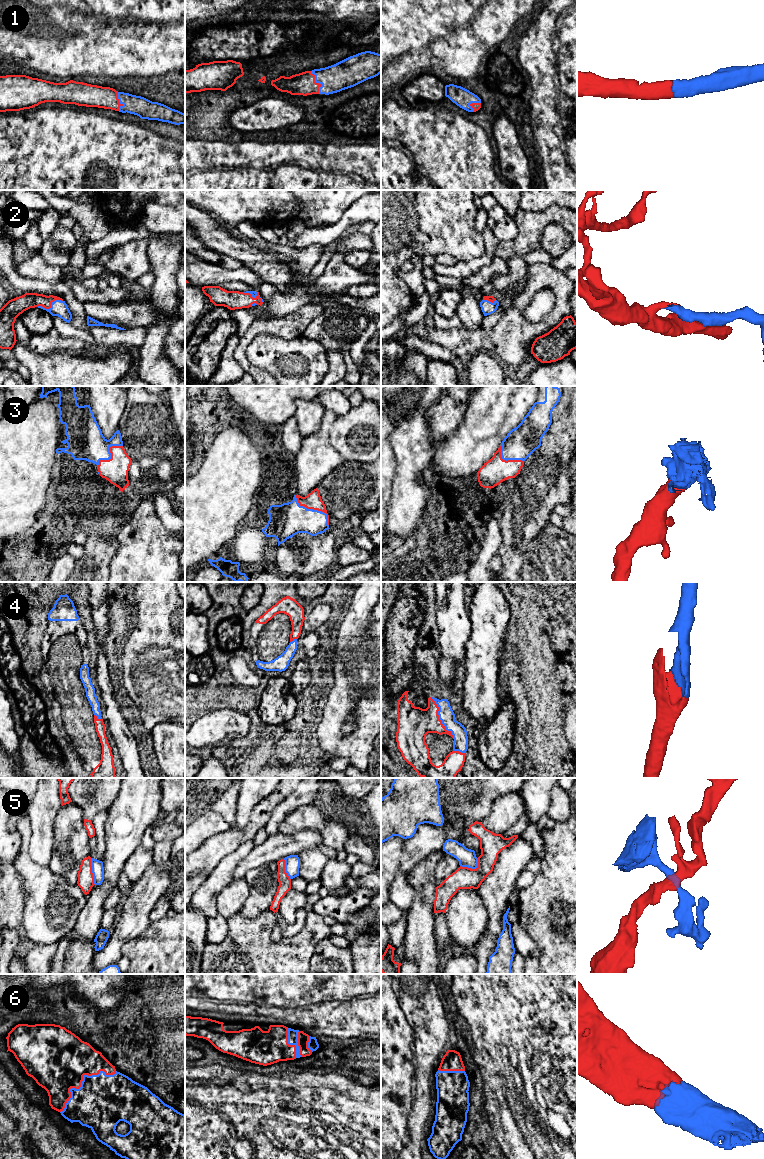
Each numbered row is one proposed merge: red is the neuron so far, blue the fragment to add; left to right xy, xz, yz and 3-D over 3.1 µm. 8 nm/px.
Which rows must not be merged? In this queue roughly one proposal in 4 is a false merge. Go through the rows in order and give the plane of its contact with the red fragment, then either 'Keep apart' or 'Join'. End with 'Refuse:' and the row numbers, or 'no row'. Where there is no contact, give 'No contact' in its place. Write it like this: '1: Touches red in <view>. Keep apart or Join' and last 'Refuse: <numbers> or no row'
1: Touches red in xz. Join
2: Touches red in xy. Join
3: Touches red in xz. Join
4: Touches red in yz. Join
5: Touches red in xy. Keep apart
6: Touches red in xy. Join
Refuse: 5

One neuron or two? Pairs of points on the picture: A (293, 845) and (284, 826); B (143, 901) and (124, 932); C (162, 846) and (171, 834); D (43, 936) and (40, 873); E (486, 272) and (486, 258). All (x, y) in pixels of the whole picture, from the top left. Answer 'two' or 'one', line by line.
A: two
B: one
C: two
D: one
E: two

